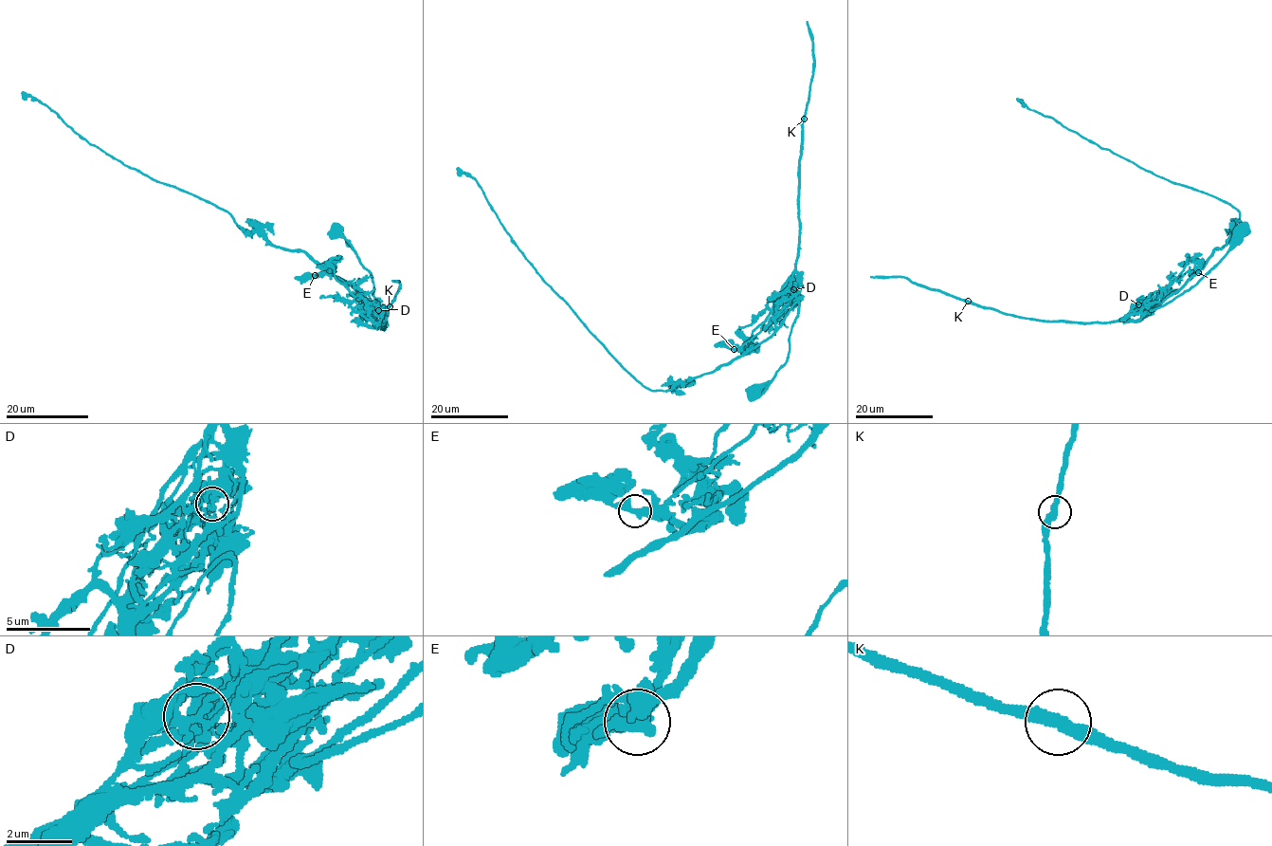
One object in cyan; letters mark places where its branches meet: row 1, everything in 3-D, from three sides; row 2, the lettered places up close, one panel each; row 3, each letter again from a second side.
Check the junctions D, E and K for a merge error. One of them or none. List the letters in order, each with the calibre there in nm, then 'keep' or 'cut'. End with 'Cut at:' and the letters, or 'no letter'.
D: 260 nm | cut
E: 320 nm | keep
K: 380 nm | keep
Cut at: D

